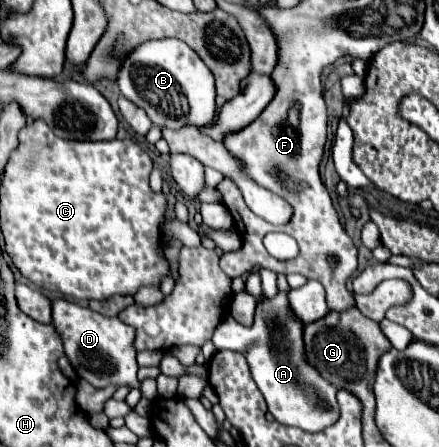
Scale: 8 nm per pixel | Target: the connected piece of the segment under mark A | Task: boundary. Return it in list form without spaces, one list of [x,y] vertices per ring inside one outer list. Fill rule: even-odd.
[[[278,273],[278,287],[280,293],[274,299],[266,299],[258,305],[252,327],[244,327],[226,315],[220,327],[216,327],[212,343],[216,349],[234,349],[246,355],[250,361],[252,377],[268,403],[268,411],[278,423],[294,425],[304,431],[320,431],[338,419],[336,389],[330,387],[330,383],[326,383],[318,371],[306,363],[304,323],[293,313],[289,303],[286,303],[286,291],[290,287],[286,283],[286,275],[282,273]],[[274,328],[281,328],[282,339],[274,338]]]

